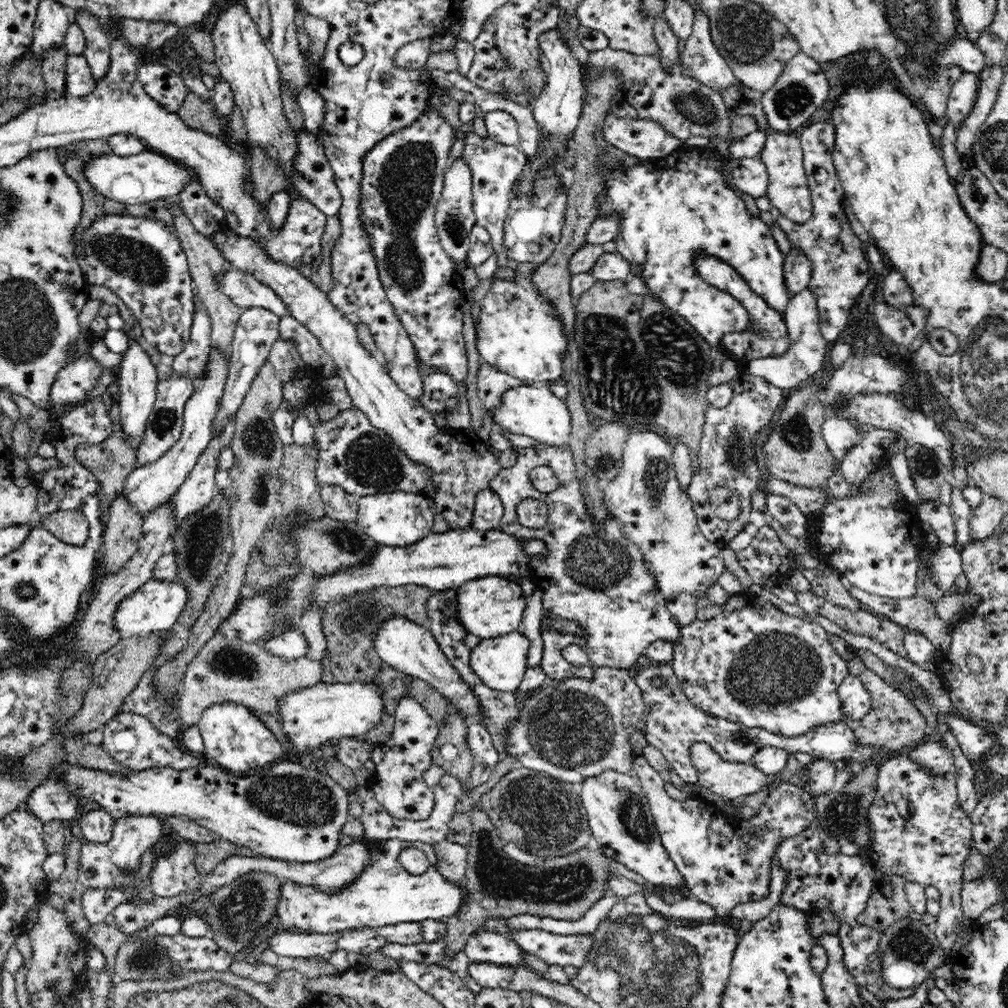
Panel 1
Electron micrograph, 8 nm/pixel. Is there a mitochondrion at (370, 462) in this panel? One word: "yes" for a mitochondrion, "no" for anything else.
yes

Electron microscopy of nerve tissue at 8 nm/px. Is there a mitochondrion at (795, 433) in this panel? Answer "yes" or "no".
yes

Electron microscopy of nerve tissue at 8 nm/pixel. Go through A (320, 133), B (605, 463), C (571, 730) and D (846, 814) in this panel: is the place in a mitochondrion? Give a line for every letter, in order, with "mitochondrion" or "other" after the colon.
A: other
B: mitochondrion
C: mitochondrion
D: mitochondrion

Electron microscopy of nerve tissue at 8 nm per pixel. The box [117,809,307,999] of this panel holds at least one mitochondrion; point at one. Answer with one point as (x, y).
(237, 917)

